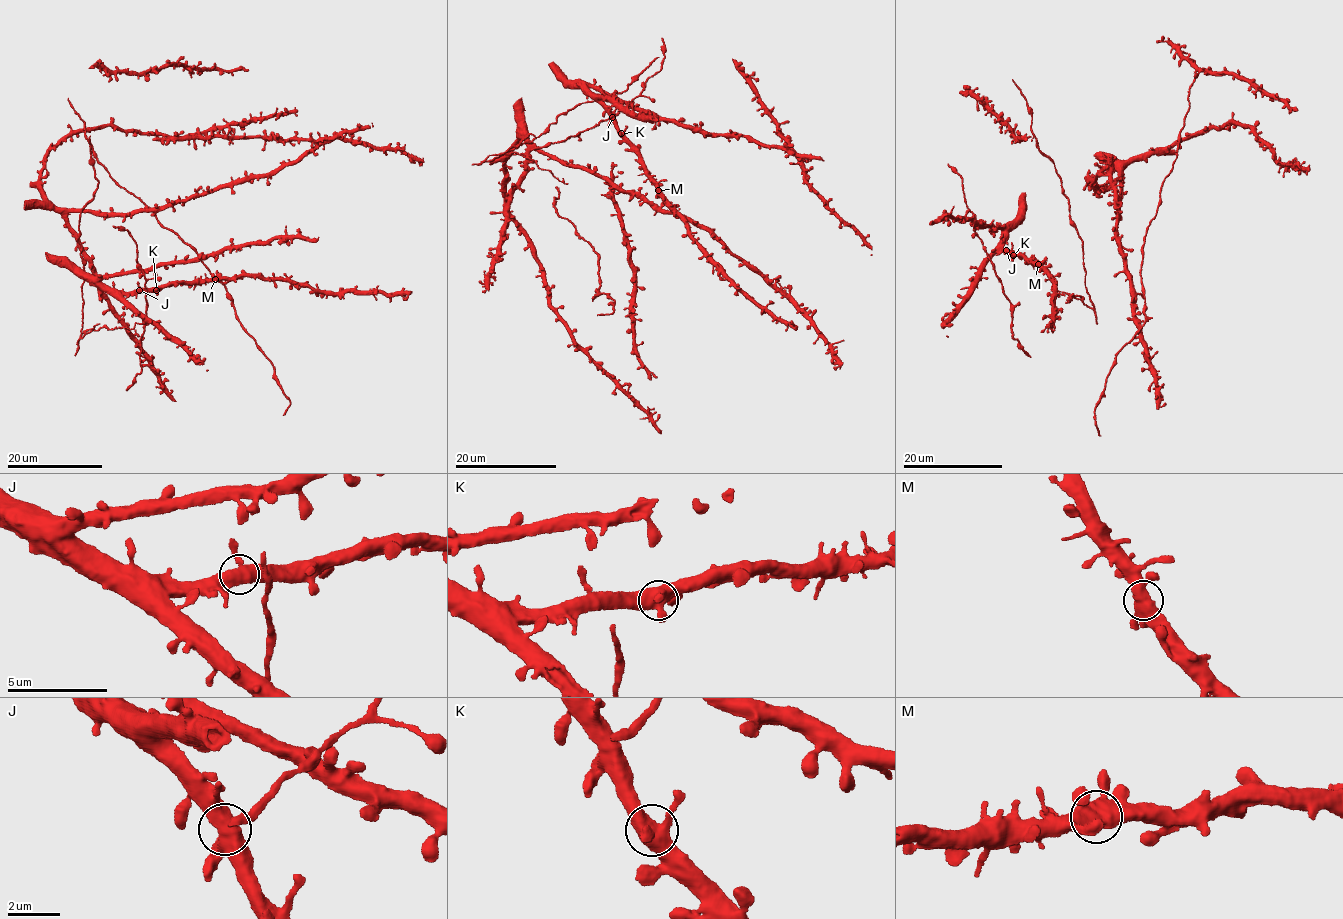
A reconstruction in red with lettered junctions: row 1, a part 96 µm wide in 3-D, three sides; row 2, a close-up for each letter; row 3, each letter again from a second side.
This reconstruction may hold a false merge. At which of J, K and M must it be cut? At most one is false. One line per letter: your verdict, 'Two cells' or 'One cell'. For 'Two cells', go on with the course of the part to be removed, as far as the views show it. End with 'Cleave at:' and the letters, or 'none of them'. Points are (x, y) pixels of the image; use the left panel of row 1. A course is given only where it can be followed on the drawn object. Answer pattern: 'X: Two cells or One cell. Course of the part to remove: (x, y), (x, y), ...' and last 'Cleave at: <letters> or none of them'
J: One cell
K: One cell
M: One cell
Cleave at: none of them

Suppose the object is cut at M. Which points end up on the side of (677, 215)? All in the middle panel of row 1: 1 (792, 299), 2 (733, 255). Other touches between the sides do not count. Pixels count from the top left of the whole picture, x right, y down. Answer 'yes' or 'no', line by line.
1: no
2: no

